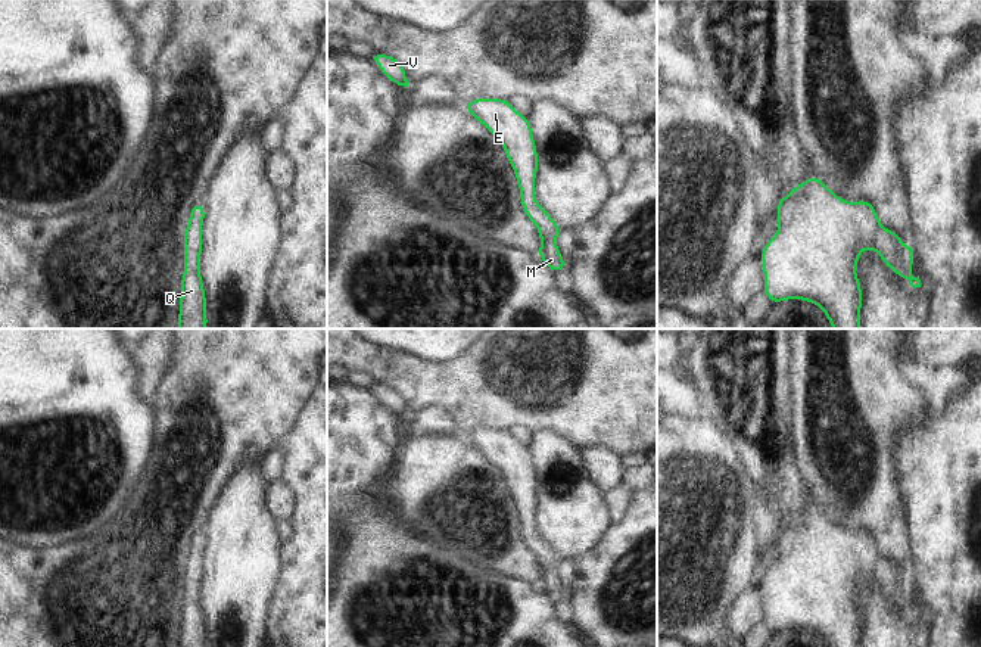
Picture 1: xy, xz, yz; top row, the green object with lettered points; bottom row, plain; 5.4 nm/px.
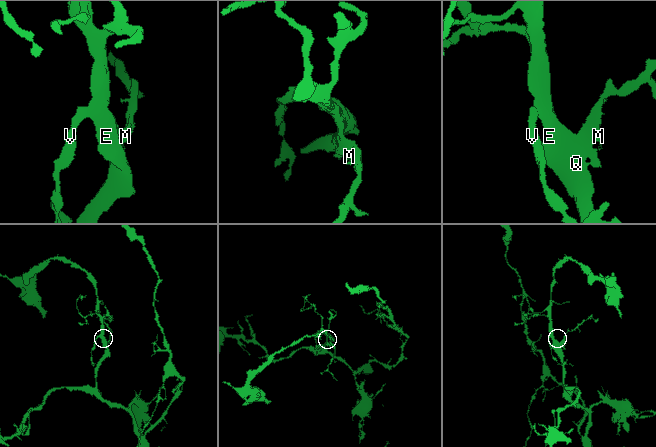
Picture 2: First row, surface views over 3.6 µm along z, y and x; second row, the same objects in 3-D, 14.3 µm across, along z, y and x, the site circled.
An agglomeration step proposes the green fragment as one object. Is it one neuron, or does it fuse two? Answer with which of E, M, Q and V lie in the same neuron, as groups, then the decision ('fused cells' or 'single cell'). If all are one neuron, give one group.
groups E M Q V; single cell

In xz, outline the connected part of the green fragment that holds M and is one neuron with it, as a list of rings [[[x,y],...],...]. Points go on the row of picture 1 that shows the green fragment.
[[[474,99],[464,109],[495,134],[511,164],[520,189],[520,202],[527,218],[536,225],[541,236],[538,256],[557,273],[567,261],[560,255],[557,236],[561,227],[548,211],[535,199],[535,177],[538,174],[538,150],[527,116],[518,113],[505,99]]]

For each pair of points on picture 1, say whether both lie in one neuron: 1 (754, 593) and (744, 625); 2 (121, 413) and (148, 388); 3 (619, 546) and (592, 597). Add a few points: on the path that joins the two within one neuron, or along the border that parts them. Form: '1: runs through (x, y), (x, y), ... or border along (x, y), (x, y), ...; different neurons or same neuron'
1: runs through (751, 600), (744, 618); same neuron
2: border along (133, 364), (134, 394), (148, 406); different neurons
3: runs through (616, 559), (609, 578), (603, 584); same neuron

